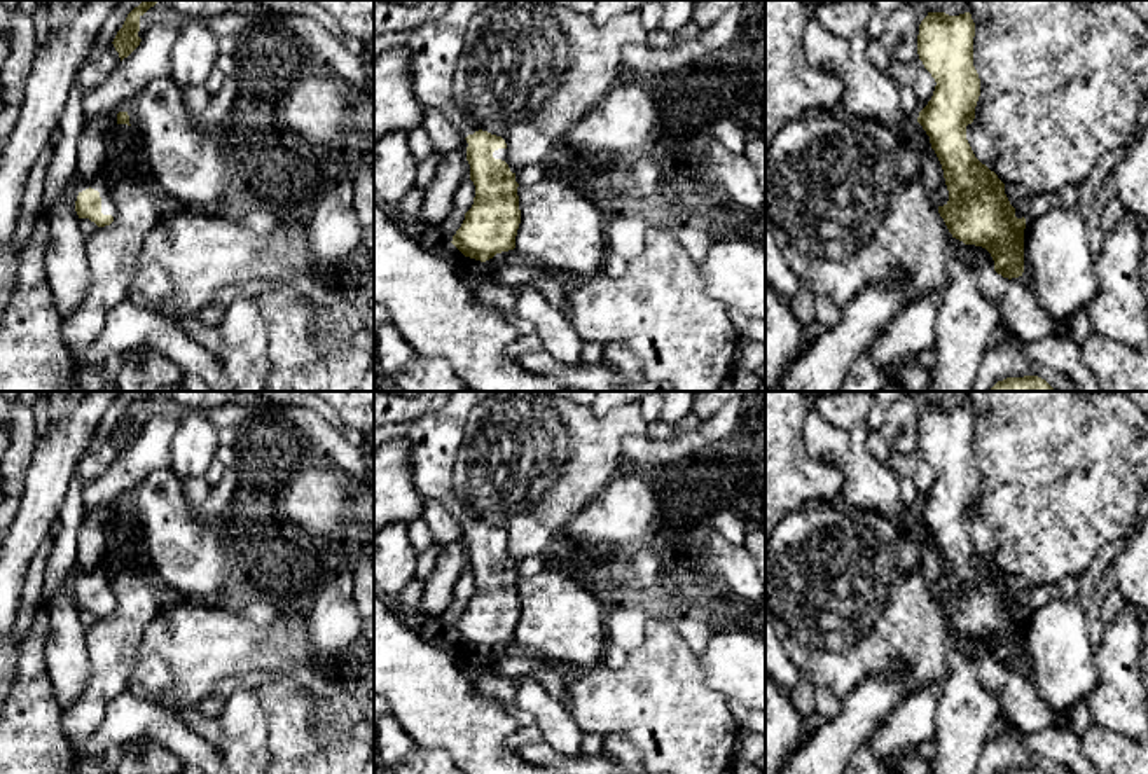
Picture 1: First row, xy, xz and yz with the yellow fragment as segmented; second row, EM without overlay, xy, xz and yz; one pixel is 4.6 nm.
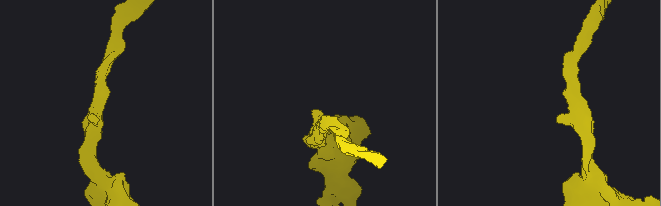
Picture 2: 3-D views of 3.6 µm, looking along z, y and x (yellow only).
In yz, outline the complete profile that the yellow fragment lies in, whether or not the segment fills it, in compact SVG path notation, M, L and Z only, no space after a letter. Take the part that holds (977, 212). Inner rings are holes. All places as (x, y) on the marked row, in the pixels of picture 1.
M928 12L921 21L917 54L937 86L917 122L944 169L949 201L938 206L938 213L949 232L965 245L985 248L994 271L1012 280L1024 273L1026 218L1015 217L1005 183L975 157L966 140L980 96L973 37L970 12Z

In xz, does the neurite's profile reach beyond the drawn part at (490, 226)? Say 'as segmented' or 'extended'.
extended

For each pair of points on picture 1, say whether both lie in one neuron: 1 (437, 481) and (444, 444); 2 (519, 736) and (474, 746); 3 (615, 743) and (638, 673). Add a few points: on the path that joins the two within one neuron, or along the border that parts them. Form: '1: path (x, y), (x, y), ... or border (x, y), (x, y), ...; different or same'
1: path (437, 472), (437, 451); same
2: border (519, 725), (505, 741), (514, 752); different
3: border (603, 736), (622, 734), (643, 755); different

